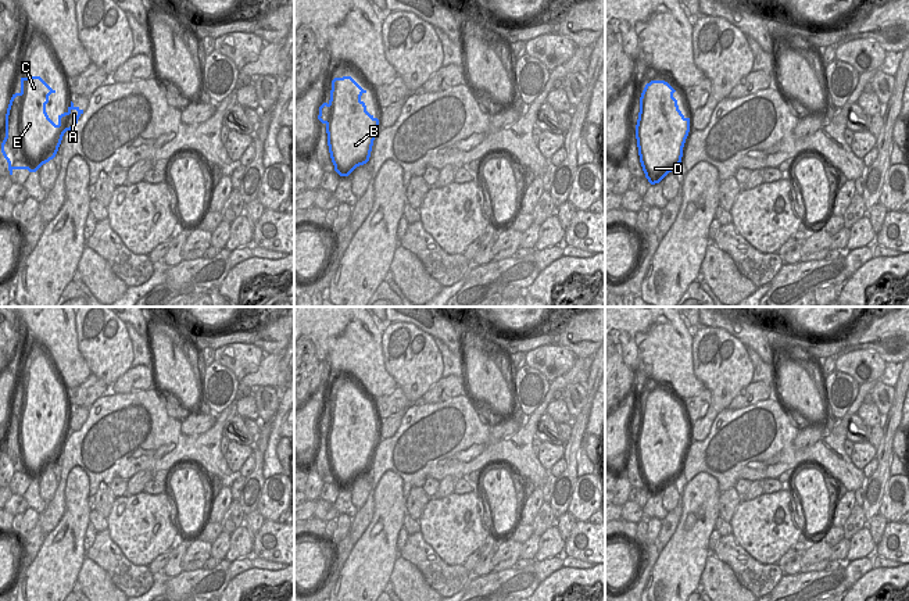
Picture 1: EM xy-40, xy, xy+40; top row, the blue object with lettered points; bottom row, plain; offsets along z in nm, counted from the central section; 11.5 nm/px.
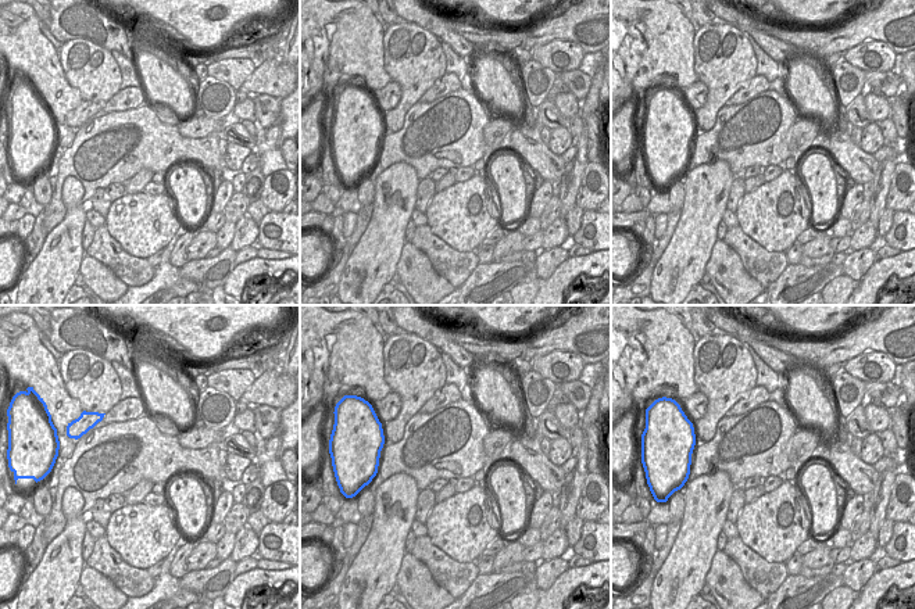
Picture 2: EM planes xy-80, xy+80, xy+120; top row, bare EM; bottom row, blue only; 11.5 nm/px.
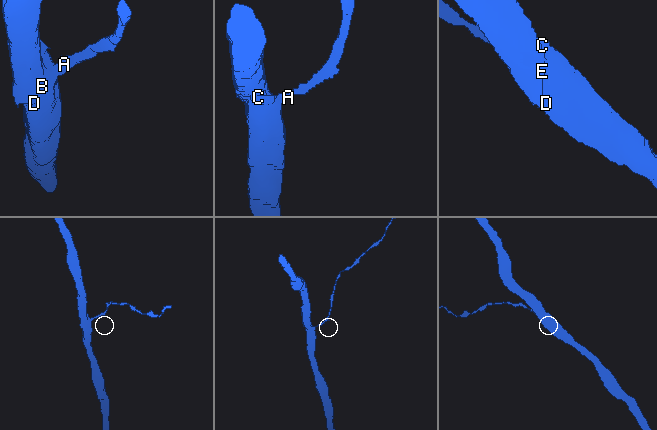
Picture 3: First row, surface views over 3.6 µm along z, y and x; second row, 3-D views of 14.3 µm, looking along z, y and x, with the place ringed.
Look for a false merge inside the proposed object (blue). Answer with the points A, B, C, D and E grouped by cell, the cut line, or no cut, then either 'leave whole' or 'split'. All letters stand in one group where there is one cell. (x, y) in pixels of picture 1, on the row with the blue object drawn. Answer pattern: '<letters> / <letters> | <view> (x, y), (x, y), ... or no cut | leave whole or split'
A / B C D E | xy-40 (56, 125), (64, 132) | split

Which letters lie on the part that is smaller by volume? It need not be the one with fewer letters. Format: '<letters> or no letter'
A

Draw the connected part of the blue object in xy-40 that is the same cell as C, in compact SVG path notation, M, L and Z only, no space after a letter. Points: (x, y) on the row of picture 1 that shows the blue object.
M40 76L21 78L21 92L12 94L6 114L6 137L1 153L8 162L10 175L14 169L36 172L43 164L53 160L61 144L64 130L47 115L49 96L56 93Z

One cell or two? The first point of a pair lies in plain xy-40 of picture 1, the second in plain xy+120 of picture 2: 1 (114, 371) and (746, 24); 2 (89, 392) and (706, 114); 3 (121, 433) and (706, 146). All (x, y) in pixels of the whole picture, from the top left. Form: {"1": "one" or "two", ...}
{"1": "two", "2": "one", "3": "one"}

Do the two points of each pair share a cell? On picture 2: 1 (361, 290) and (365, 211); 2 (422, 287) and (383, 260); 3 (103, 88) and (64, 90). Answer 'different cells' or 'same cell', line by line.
1: different cells
2: different cells
3: different cells

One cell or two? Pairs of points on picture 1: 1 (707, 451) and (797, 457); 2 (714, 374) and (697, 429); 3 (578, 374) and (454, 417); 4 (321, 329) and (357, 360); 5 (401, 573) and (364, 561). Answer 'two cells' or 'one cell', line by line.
1: one cell
2: one cell
3: one cell
4: one cell
5: two cells

